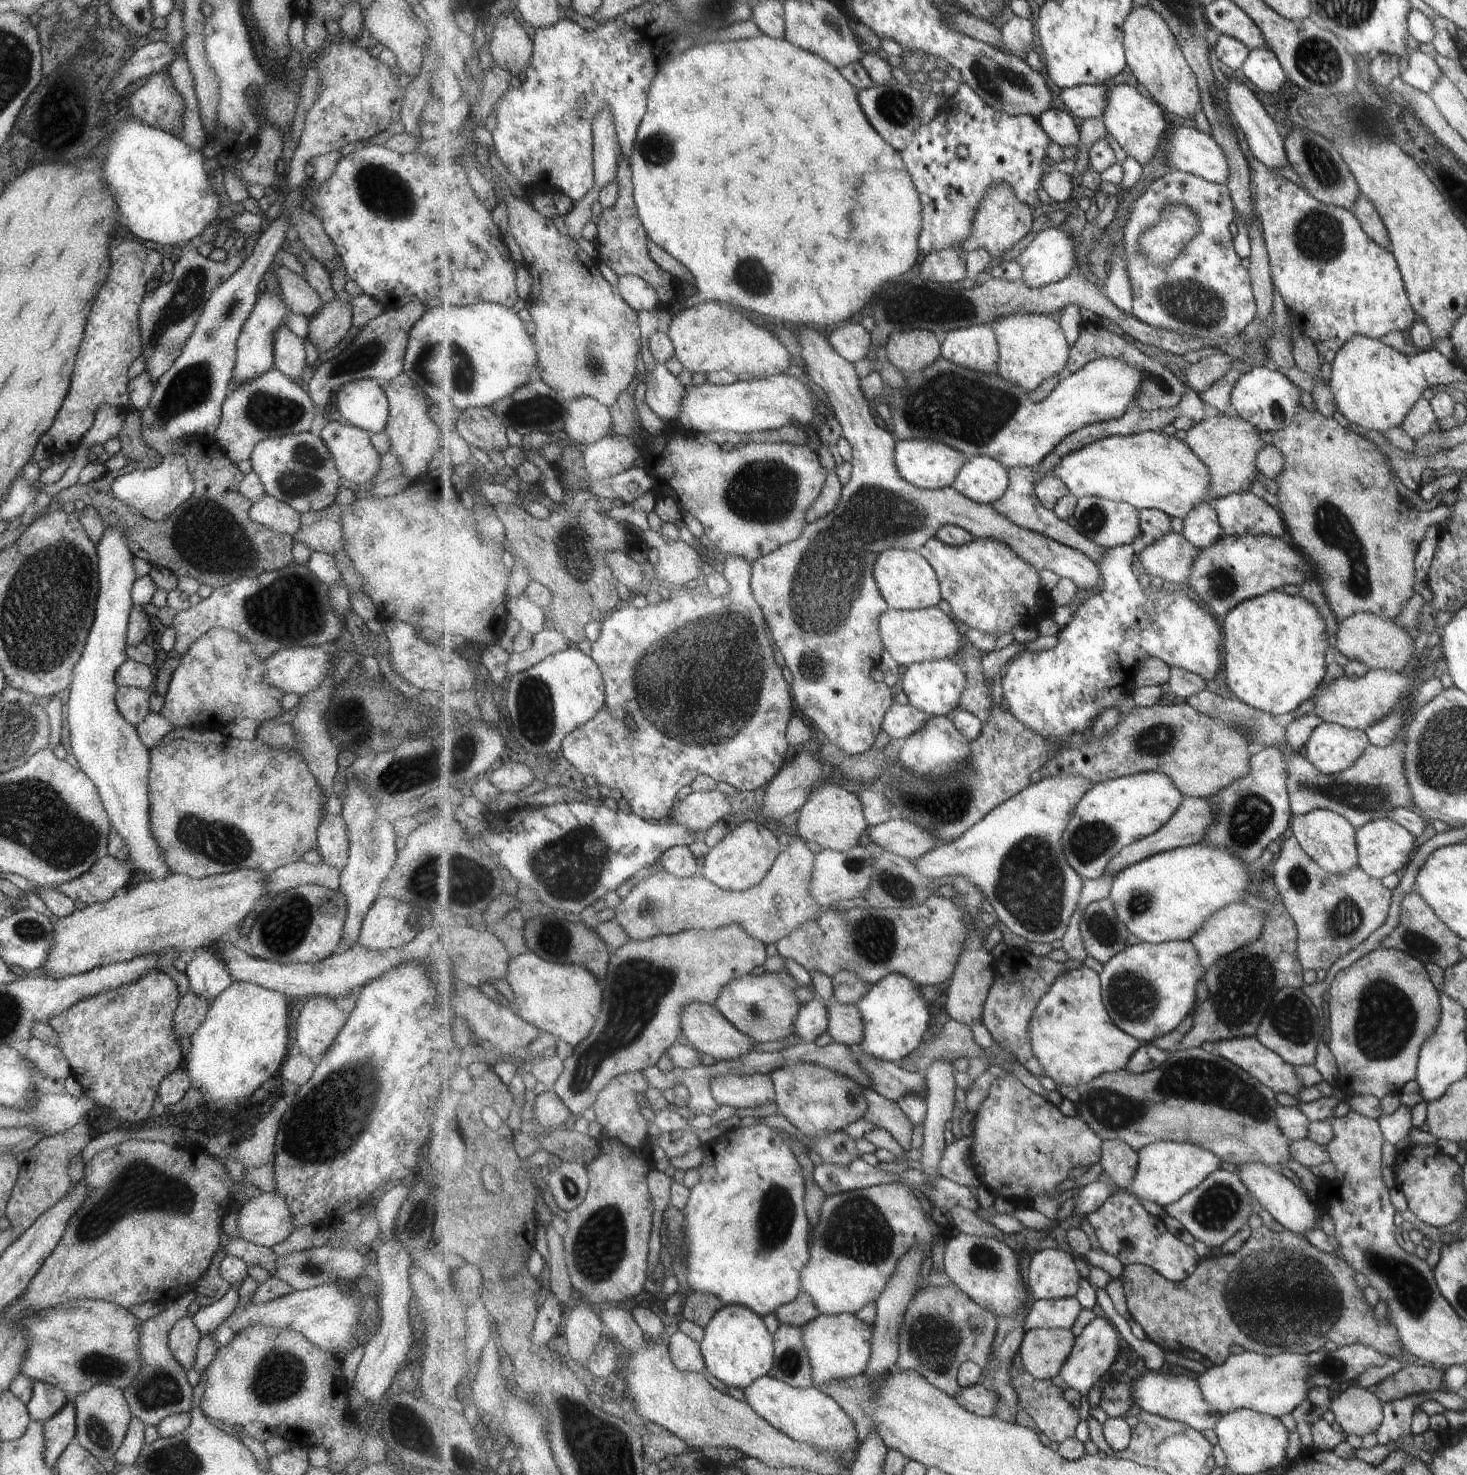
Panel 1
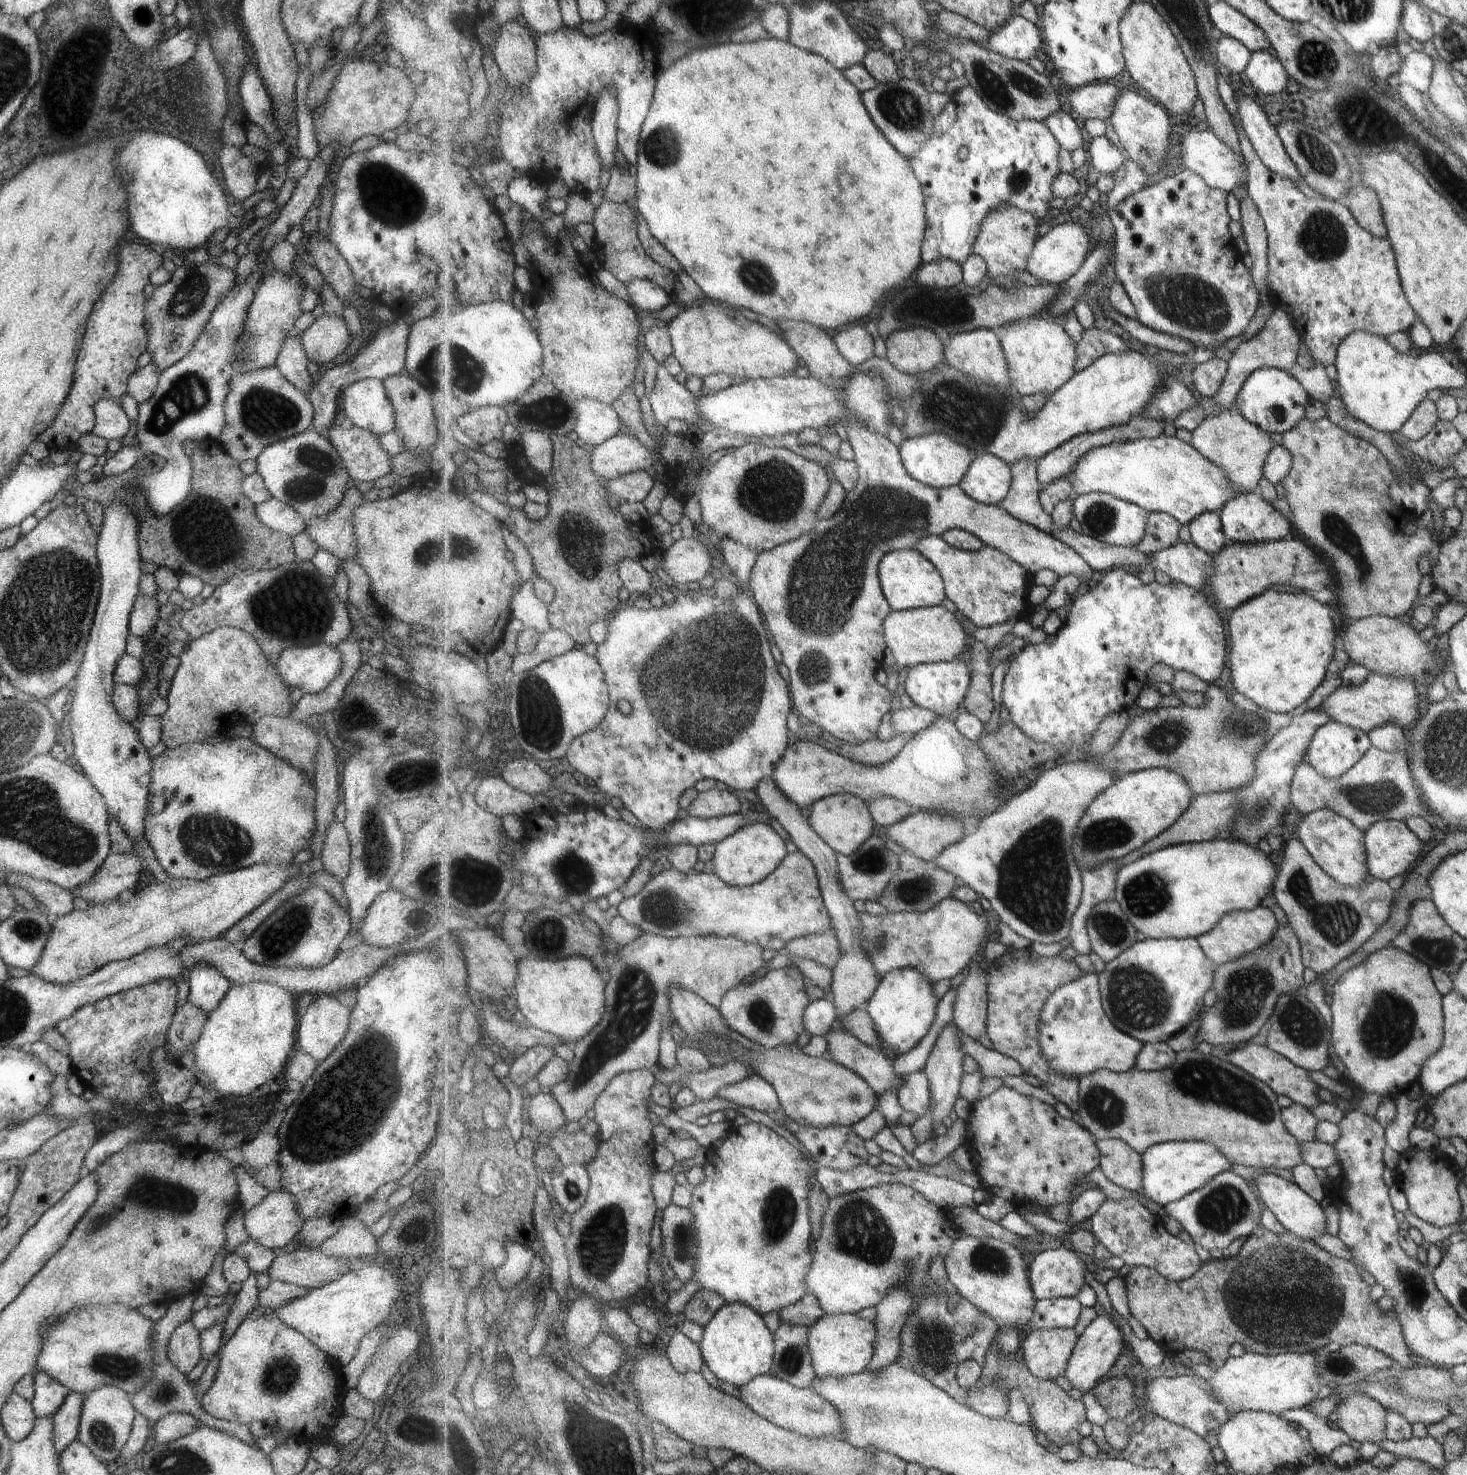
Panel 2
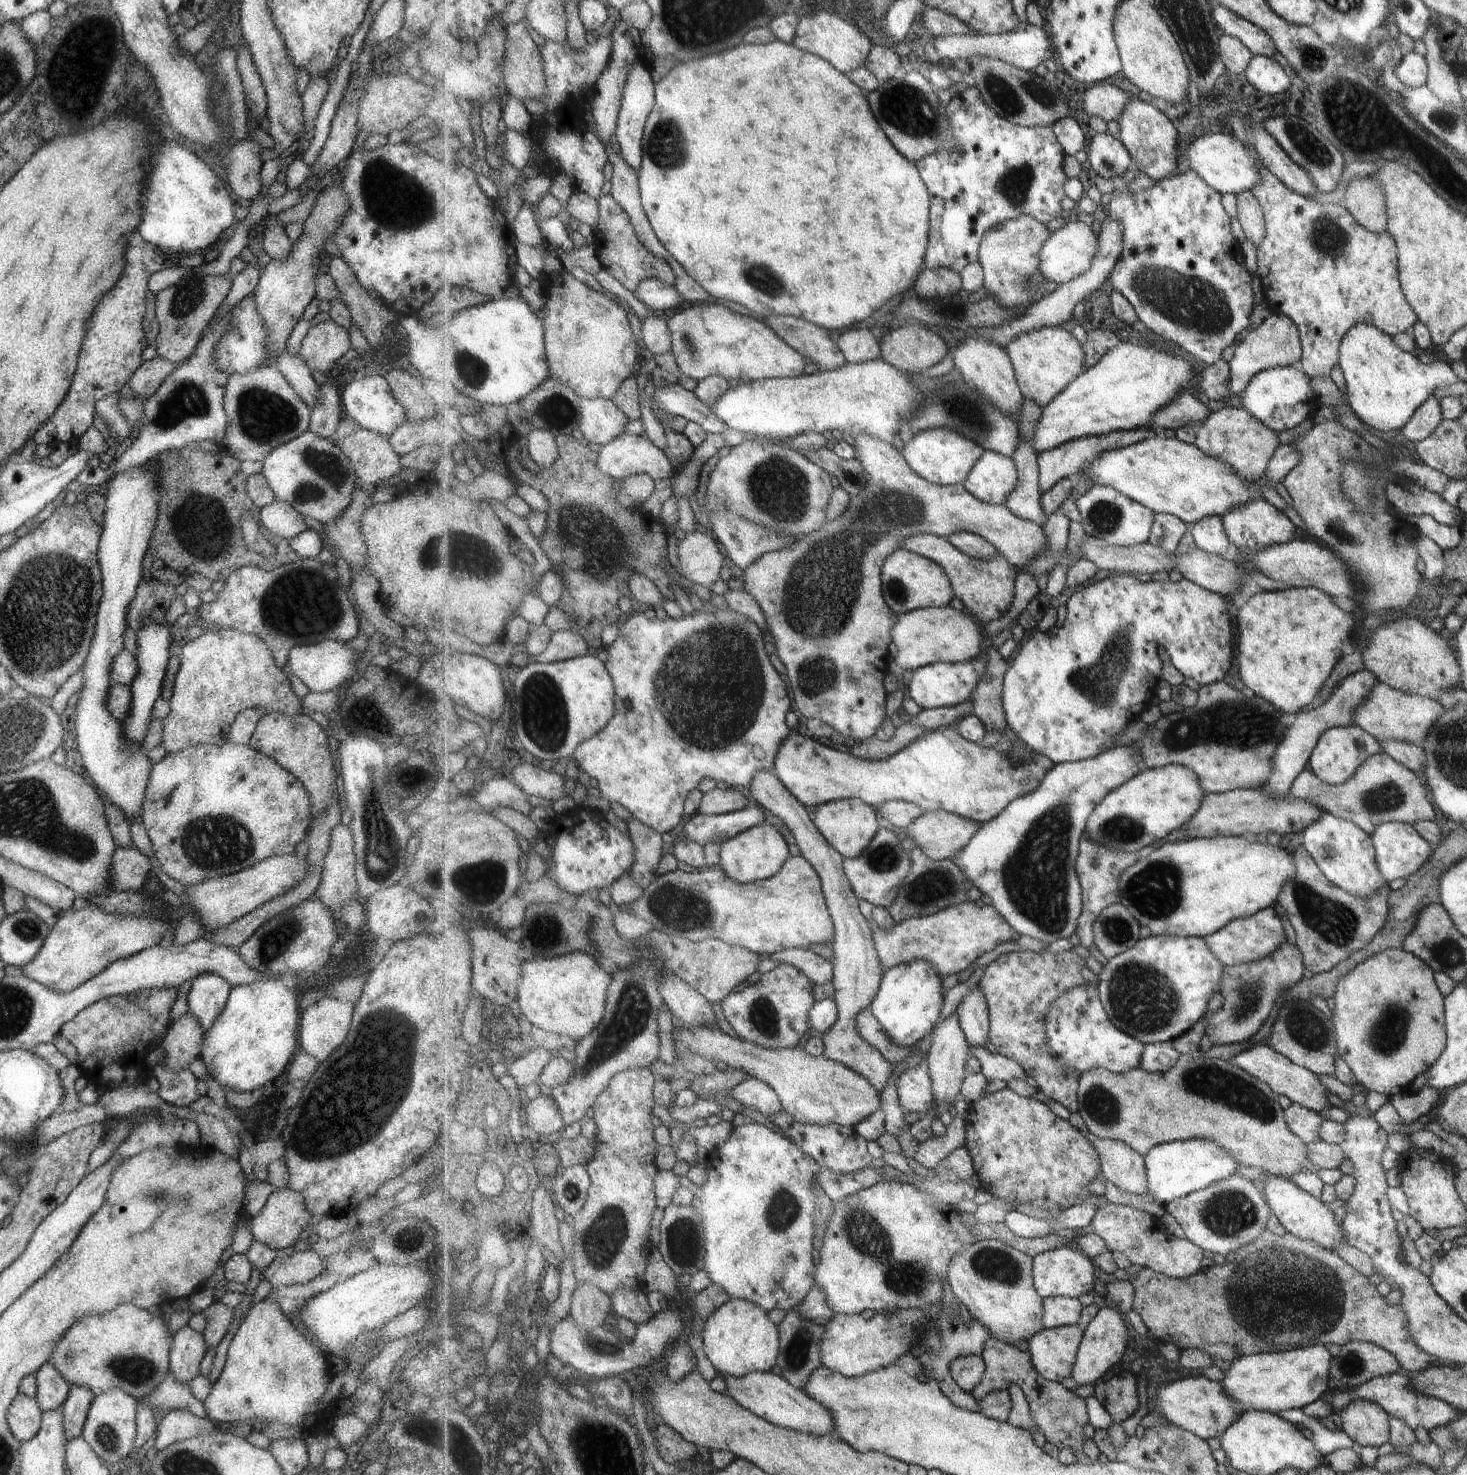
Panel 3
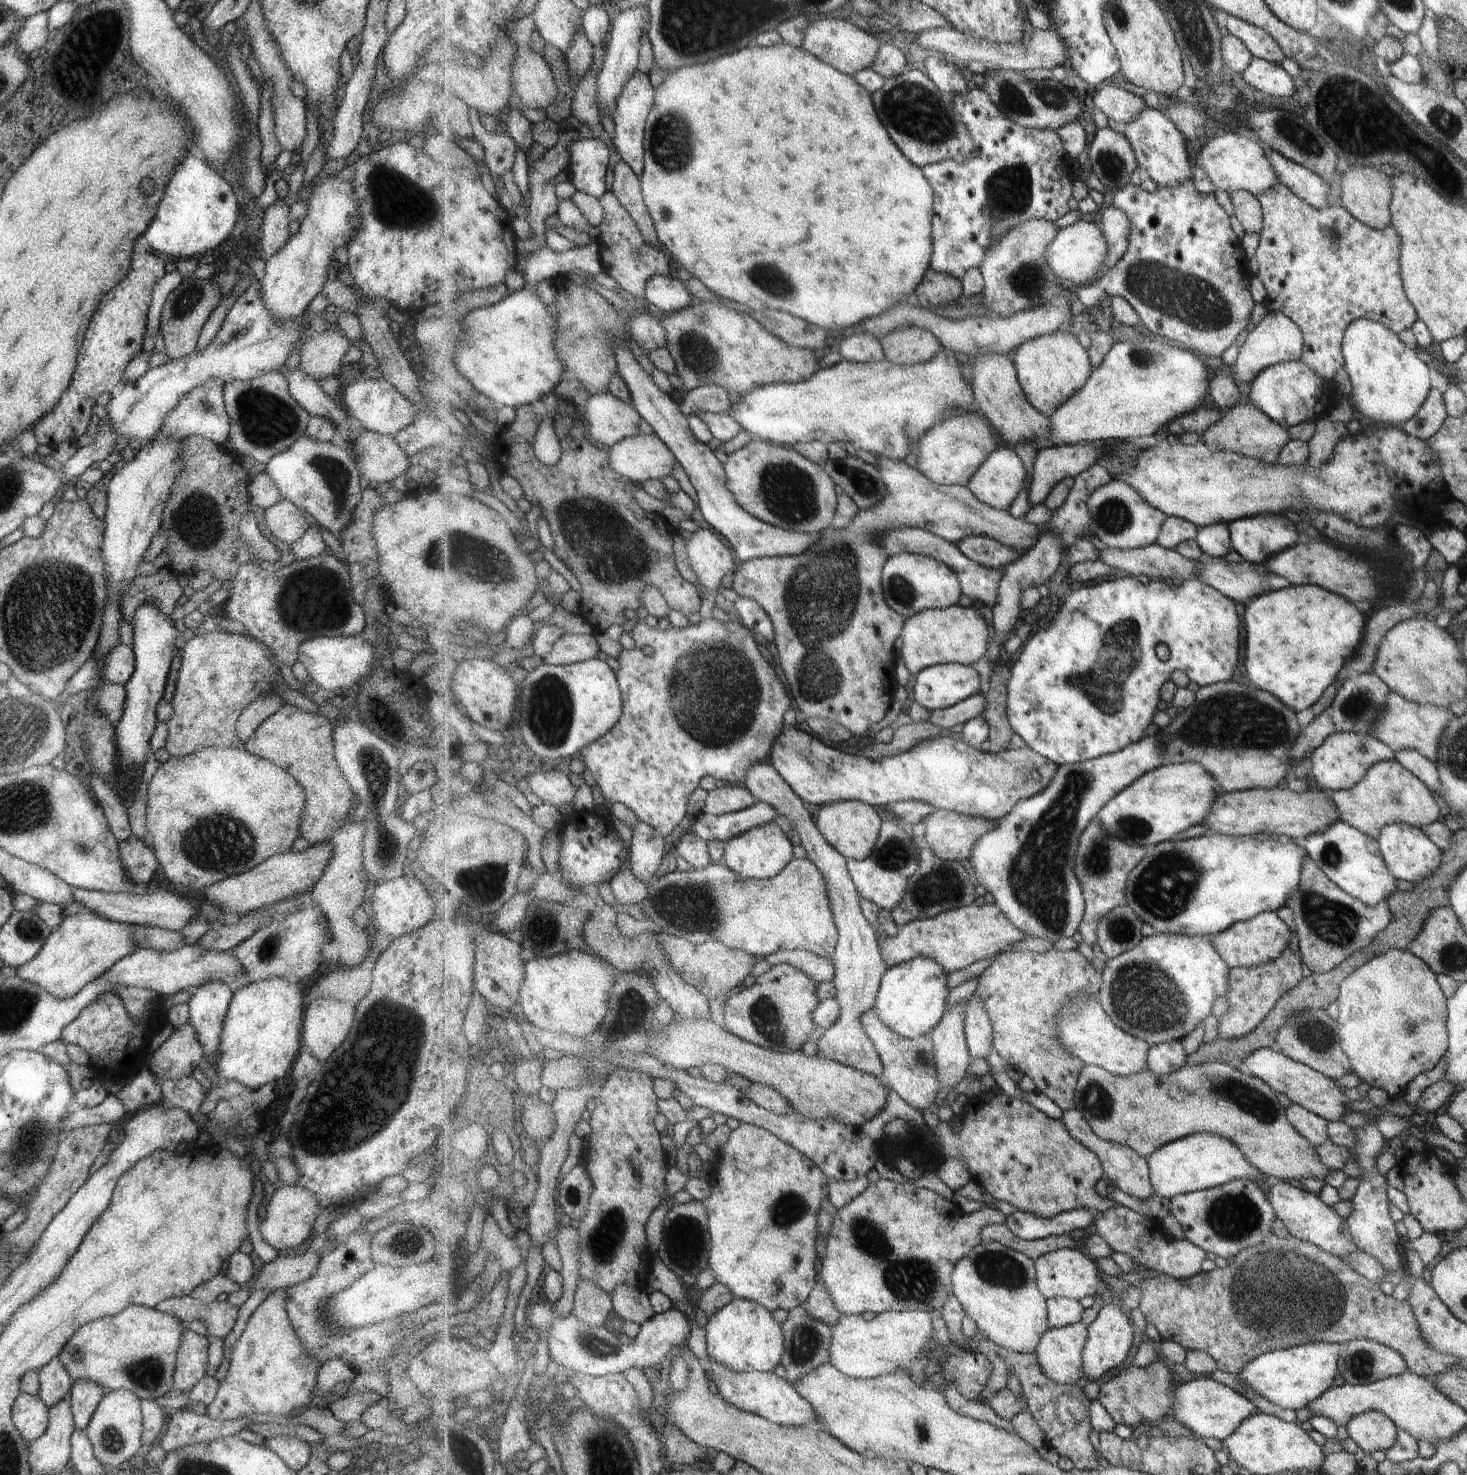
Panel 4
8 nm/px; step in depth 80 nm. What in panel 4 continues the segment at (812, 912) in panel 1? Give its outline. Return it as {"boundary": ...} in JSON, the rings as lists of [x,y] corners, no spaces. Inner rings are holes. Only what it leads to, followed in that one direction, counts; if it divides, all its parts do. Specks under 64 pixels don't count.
{"boundary":[[[795,857],[783,872],[780,872],[775,878],[772,879],[744,879],[739,873],[730,869],[724,862],[711,863],[709,867],[703,870],[686,871],[684,869],[676,868],[673,872],[664,874],[656,878],[649,887],[650,896],[647,897],[641,909],[645,912],[646,918],[655,921],[665,932],[675,934],[675,936],[689,939],[693,944],[702,945],[709,940],[721,941],[727,944],[729,948],[737,948],[752,954],[755,958],[763,958],[764,956],[771,956],[775,952],[781,951],[811,951],[820,957],[827,957],[830,961],[834,959],[836,947],[838,946],[838,925],[834,919],[834,910],[830,903],[828,888],[826,887],[826,880],[822,872],[807,859],[798,859]]]}

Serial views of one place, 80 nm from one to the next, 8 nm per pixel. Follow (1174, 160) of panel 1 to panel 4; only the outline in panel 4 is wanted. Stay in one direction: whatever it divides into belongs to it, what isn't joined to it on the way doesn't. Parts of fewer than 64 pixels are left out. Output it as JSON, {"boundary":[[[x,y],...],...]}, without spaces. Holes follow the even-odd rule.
{"boundary":[[[1235,129],[1208,140],[1200,149],[1197,161],[1201,162],[1202,168],[1205,169],[1217,190],[1225,192],[1242,190],[1258,197],[1269,191],[1275,184],[1279,184],[1261,145],[1251,140],[1249,135]]]}

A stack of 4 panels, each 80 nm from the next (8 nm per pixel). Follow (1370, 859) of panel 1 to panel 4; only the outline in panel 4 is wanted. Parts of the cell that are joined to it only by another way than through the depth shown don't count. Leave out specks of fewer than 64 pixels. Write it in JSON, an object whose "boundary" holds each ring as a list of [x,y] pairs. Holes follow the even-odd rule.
{"boundary":[[[1390,824],[1381,828],[1376,838],[1379,854],[1395,880],[1407,880],[1415,884],[1429,876],[1440,865],[1441,851],[1433,844],[1422,829],[1408,824]]]}

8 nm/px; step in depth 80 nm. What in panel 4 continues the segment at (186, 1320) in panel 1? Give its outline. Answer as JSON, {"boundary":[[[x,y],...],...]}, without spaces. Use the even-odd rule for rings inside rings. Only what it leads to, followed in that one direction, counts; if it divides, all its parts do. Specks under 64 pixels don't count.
{"boundary":[[[187,1329],[176,1352],[176,1363],[172,1374],[172,1388],[187,1393],[203,1378],[207,1366],[207,1337]]]}

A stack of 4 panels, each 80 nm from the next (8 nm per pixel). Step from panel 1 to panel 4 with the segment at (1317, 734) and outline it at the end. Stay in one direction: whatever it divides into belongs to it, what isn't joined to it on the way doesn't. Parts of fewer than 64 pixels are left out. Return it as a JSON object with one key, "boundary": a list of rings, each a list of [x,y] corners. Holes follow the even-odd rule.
{"boundary":[[[1336,732],[1310,752],[1311,774],[1321,789],[1347,790],[1365,776],[1366,770],[1379,761],[1393,759],[1392,750],[1371,735]]]}

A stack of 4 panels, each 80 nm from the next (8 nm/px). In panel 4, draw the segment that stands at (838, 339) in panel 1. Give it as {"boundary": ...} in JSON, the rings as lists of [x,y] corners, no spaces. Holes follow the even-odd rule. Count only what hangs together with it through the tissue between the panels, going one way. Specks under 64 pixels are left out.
{"boundary":[[[863,331],[851,333],[843,338],[840,342],[839,353],[847,360],[860,363],[886,359],[882,342],[876,336]]]}

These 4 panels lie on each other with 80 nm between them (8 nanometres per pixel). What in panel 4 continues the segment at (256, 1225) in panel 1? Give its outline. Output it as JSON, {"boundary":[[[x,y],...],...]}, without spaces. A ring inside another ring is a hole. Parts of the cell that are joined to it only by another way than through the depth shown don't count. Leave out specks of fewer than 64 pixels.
{"boundary":[[[277,1185],[277,1190],[266,1204],[265,1218],[260,1220],[261,1236],[278,1252],[290,1253],[309,1236],[313,1221],[320,1211],[314,1192],[297,1185]]]}

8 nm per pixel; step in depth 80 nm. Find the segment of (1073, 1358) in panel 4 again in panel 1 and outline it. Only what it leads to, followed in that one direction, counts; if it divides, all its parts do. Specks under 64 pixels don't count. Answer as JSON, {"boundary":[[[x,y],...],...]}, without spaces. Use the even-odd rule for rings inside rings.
{"boundary":[[[1071,1330],[1026,1331],[1020,1351],[1023,1368],[1039,1380],[1050,1381],[1062,1371],[1075,1343],[1076,1336],[1073,1336]]]}

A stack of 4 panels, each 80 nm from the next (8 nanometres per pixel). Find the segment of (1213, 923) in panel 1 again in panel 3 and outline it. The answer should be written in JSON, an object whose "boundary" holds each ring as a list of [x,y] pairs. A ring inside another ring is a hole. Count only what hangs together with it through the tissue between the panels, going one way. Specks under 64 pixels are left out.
{"boundary":[[[1271,907],[1257,911],[1246,919],[1232,920],[1225,928],[1215,934],[1206,936],[1204,939],[1209,948],[1218,956],[1218,959],[1227,967],[1250,963],[1257,959],[1269,956],[1277,950],[1283,942],[1285,935],[1281,926],[1280,918]]]}

